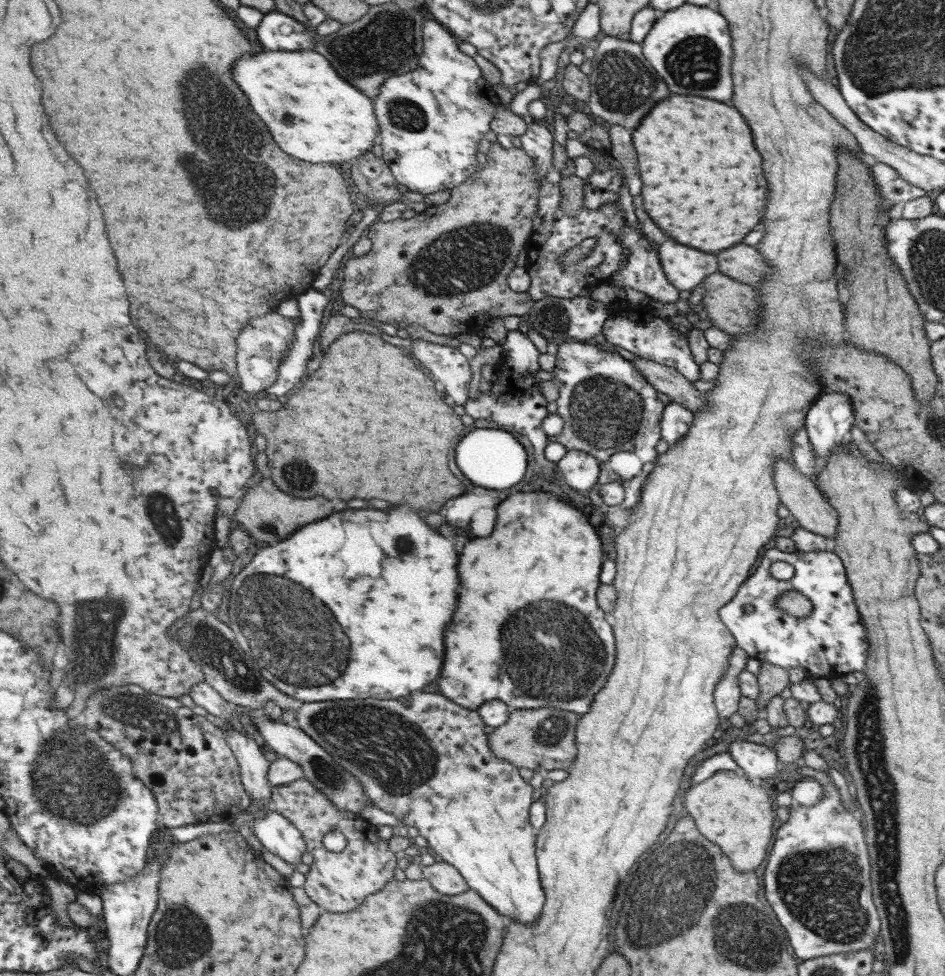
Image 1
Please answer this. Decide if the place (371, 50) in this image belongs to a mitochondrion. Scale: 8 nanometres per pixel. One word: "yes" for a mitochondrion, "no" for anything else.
yes

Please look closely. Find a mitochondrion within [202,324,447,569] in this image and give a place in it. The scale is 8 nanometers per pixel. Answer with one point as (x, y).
(301, 477)

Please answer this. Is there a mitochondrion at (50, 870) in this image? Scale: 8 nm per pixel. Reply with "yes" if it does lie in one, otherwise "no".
no

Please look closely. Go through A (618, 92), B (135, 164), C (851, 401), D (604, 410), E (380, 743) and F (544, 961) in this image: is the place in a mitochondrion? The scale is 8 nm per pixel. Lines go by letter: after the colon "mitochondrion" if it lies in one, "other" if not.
A: mitochondrion
B: other
C: other
D: mitochondrion
E: mitochondrion
F: other

